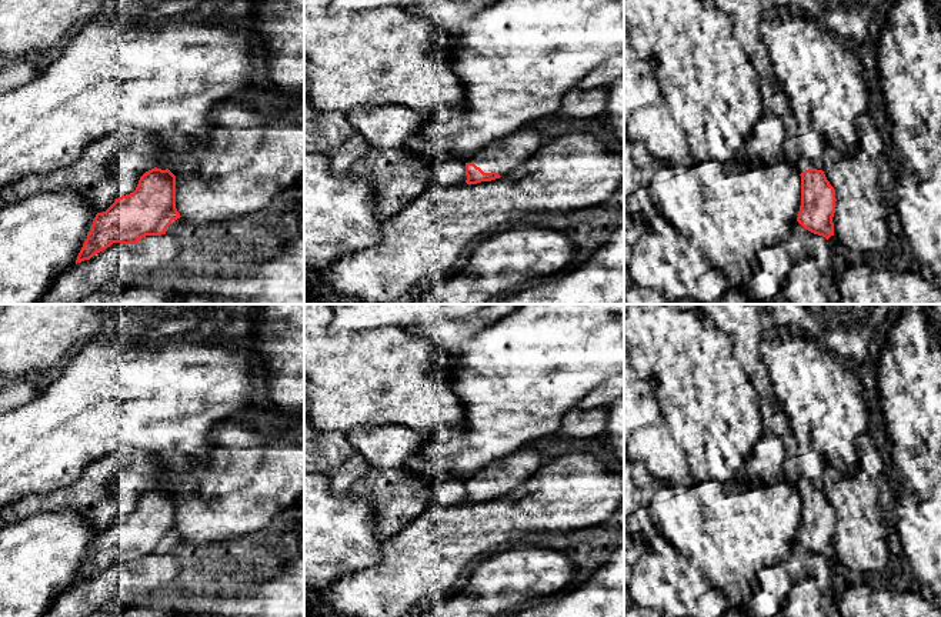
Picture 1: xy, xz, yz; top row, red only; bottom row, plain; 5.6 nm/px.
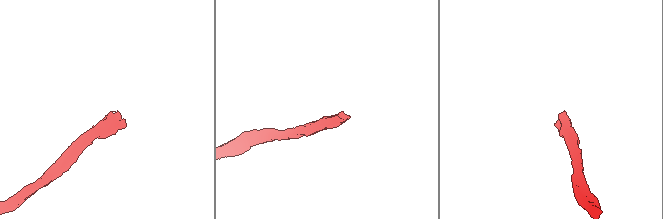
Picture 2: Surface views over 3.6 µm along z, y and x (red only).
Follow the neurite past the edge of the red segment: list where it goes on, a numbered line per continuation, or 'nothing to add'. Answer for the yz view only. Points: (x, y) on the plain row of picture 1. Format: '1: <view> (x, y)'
1: yz (801, 484)

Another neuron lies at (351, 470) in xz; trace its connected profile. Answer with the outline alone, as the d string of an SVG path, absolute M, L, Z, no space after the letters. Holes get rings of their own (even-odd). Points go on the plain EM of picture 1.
M356 453L353 457L346 460L334 474L330 476L331 490L337 494L347 494L353 484L371 468L373 467L367 458Z

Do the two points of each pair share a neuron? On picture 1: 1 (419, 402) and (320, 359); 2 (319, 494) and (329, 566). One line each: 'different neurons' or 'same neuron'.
1: same neuron
2: same neuron

